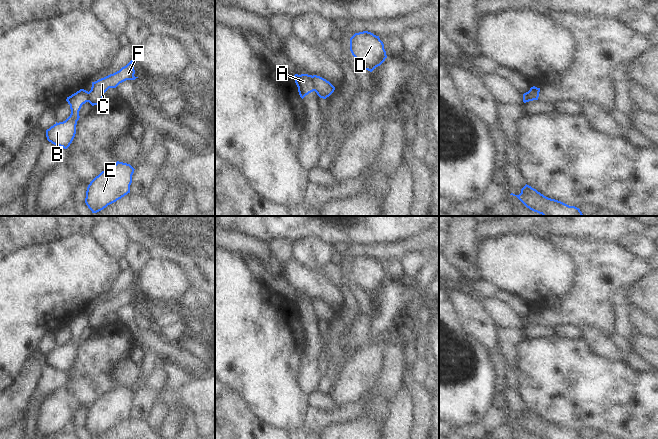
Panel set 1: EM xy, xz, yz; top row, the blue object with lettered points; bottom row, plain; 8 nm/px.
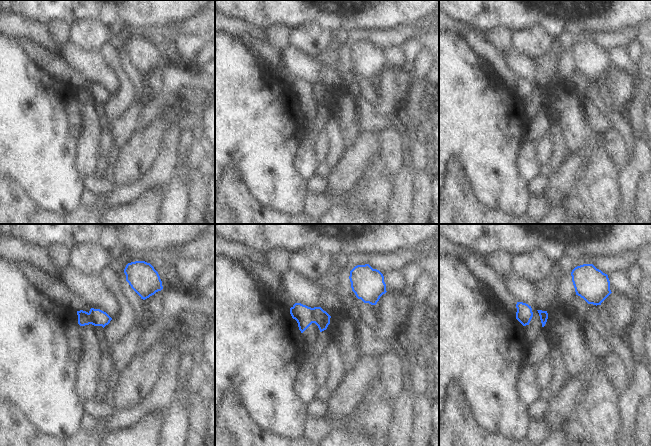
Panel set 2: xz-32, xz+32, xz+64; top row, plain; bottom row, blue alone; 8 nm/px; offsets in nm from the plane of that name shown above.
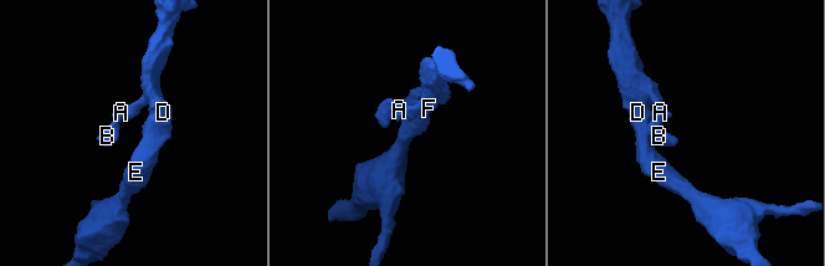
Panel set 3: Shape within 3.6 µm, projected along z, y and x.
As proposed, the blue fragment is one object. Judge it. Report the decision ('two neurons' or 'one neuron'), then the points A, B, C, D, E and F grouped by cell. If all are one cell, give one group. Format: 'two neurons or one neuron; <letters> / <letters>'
two neurons; A B / C D E F

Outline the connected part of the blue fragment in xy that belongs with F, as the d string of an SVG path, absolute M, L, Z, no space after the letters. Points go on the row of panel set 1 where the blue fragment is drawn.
M133 59L119 71L92 82L89 93L88 102L94 106L103 101L103 95L109 88L116 88L120 83L126 80L135 80L138 77L134 76L135 70Z

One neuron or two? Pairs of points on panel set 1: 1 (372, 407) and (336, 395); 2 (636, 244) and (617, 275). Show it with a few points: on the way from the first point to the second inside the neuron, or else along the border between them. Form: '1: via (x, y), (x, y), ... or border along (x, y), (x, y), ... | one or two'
1: border along (374, 386), (364, 395) | two
2: border along (617, 242), (647, 260) | two

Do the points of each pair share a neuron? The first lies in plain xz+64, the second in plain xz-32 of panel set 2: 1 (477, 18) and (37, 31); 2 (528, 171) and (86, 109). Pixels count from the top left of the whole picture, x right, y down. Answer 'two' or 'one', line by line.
1: two
2: one

